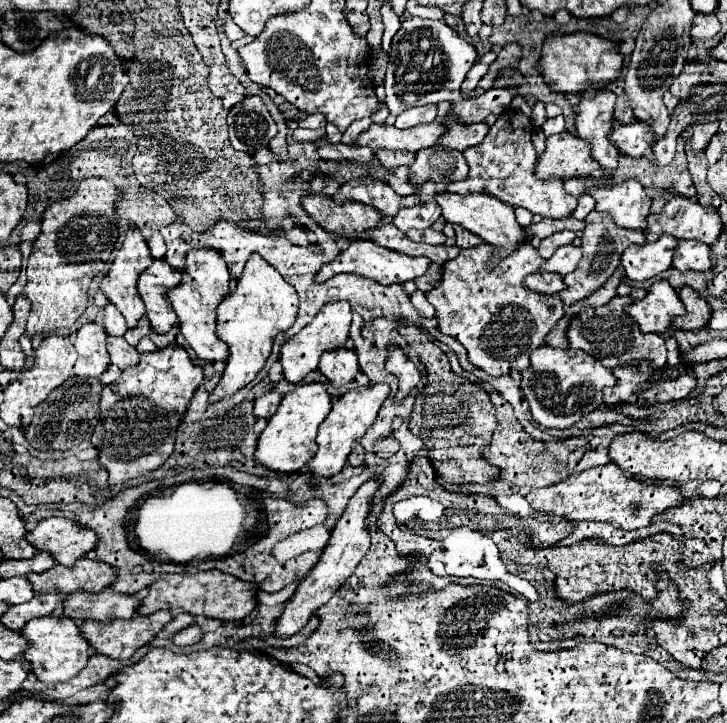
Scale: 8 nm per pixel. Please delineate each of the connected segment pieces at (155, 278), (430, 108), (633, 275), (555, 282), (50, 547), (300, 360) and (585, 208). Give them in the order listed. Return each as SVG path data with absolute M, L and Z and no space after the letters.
M165 259L153 261L139 277L139 295L147 307L147 319L155 333L167 333L177 323L177 315L167 297L167 291L177 285L181 285L181 273L165 263Z
M425 105L425 107L413 107L413 109L407 109L403 111L397 121L395 121L395 127L397 129L409 129L409 127L415 127L415 125L423 125L423 123L431 123L435 121L435 105Z
M663 235L655 243L629 247L621 257L625 275L633 281L645 281L663 273L671 267L675 247L677 239L673 235Z
M539 271L539 273L525 277L525 287L529 287L531 291L537 291L537 293L543 293L543 295L557 295L565 289L565 283L563 283L563 275Z
M59 517L39 521L33 529L27 531L25 539L29 539L37 551L53 555L53 559L63 567L73 565L97 543L97 535L91 529L81 527L73 519Z
M337 301L337 303L325 305L307 327L303 327L293 339L289 339L281 347L279 361L283 365L283 377L289 383L303 381L307 377L307 373L317 369L321 353L333 351L333 349L339 349L345 345L345 341L349 339L349 325L351 325L351 307L347 301Z
M585 193L585 195L581 195L581 197L579 197L579 205L577 205L577 209L575 209L573 217L577 217L577 219L585 219L585 215L589 215L593 209L595 209L593 197Z

